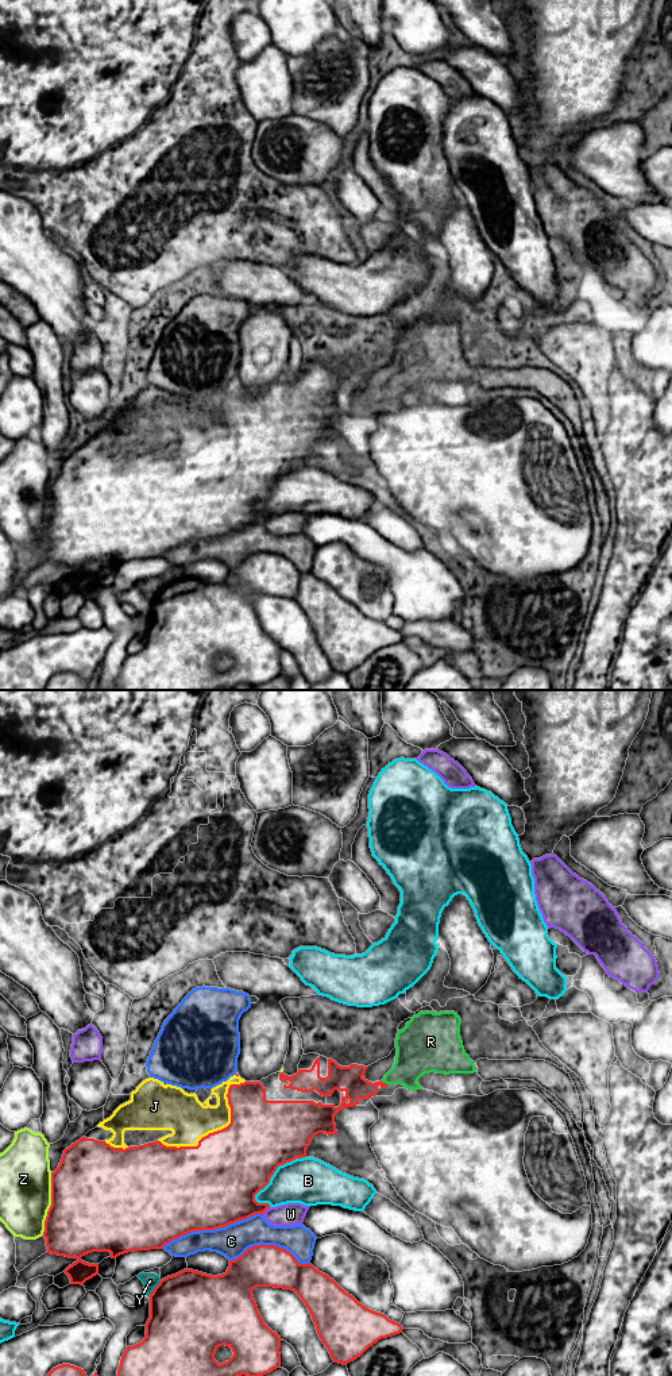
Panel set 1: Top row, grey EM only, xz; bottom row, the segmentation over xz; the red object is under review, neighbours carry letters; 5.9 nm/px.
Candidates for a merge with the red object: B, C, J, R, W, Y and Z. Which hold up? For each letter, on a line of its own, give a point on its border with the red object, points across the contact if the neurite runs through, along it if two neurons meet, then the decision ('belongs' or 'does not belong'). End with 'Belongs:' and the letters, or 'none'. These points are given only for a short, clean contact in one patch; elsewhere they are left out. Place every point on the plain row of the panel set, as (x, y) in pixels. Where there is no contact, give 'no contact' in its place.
B: xz (275, 478) | does not belong
C: xz (212, 538) | does not belong
J: xz (217, 439) | belongs
R: xz (385, 392) | does not belong
W: xz (266, 517) | does not belong
Y: xz (155, 596) | does not belong
Z: xz (51, 513) | does not belong
Belongs: J

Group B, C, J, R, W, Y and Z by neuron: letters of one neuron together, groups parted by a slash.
B / C R W Y / J / Z

